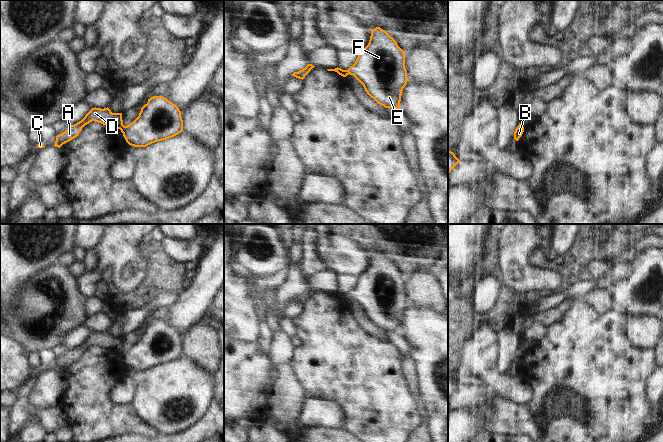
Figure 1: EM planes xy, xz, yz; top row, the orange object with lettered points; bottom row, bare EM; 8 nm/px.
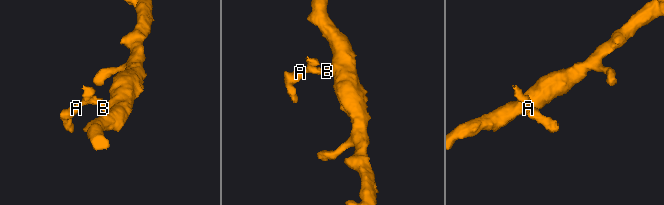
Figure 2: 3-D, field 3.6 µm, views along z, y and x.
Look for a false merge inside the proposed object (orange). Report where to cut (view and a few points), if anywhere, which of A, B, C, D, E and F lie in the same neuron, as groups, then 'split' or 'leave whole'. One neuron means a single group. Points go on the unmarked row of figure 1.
xz (345, 294), (347, 298) | A C D / B E F | split

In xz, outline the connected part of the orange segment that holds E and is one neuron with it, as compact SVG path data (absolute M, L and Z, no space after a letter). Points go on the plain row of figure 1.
M371 253L368 269L346 297L353 299L378 328L400 333L402 315L408 305L405 276L385 254Z

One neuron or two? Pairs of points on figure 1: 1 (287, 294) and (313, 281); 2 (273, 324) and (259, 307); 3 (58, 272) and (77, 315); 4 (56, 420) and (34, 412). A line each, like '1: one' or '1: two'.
1: one
2: two
3: one
4: one

